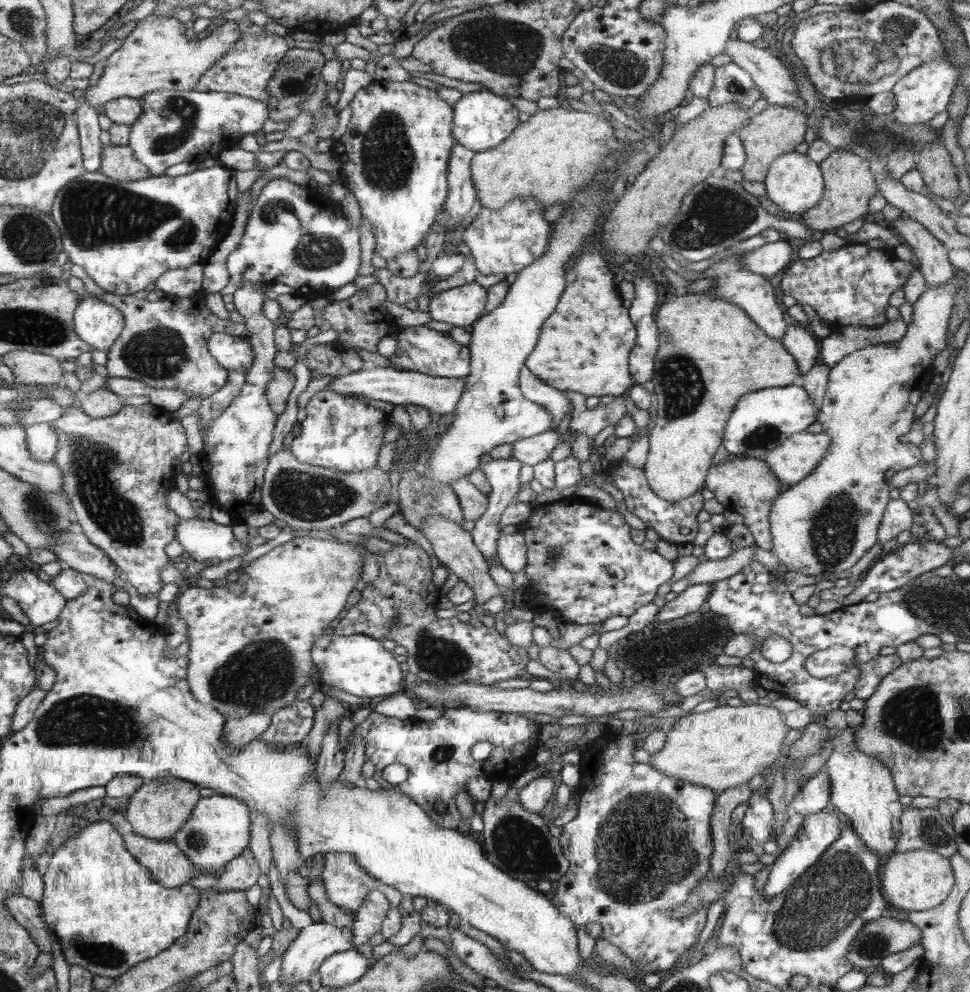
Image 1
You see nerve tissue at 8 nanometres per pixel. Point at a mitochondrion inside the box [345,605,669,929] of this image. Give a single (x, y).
(522, 848)

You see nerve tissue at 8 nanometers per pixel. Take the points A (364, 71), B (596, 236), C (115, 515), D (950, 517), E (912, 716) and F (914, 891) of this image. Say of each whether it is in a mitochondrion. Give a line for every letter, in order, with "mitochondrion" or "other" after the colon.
A: other
B: other
C: mitochondrion
D: other
E: mitochondrion
F: other

